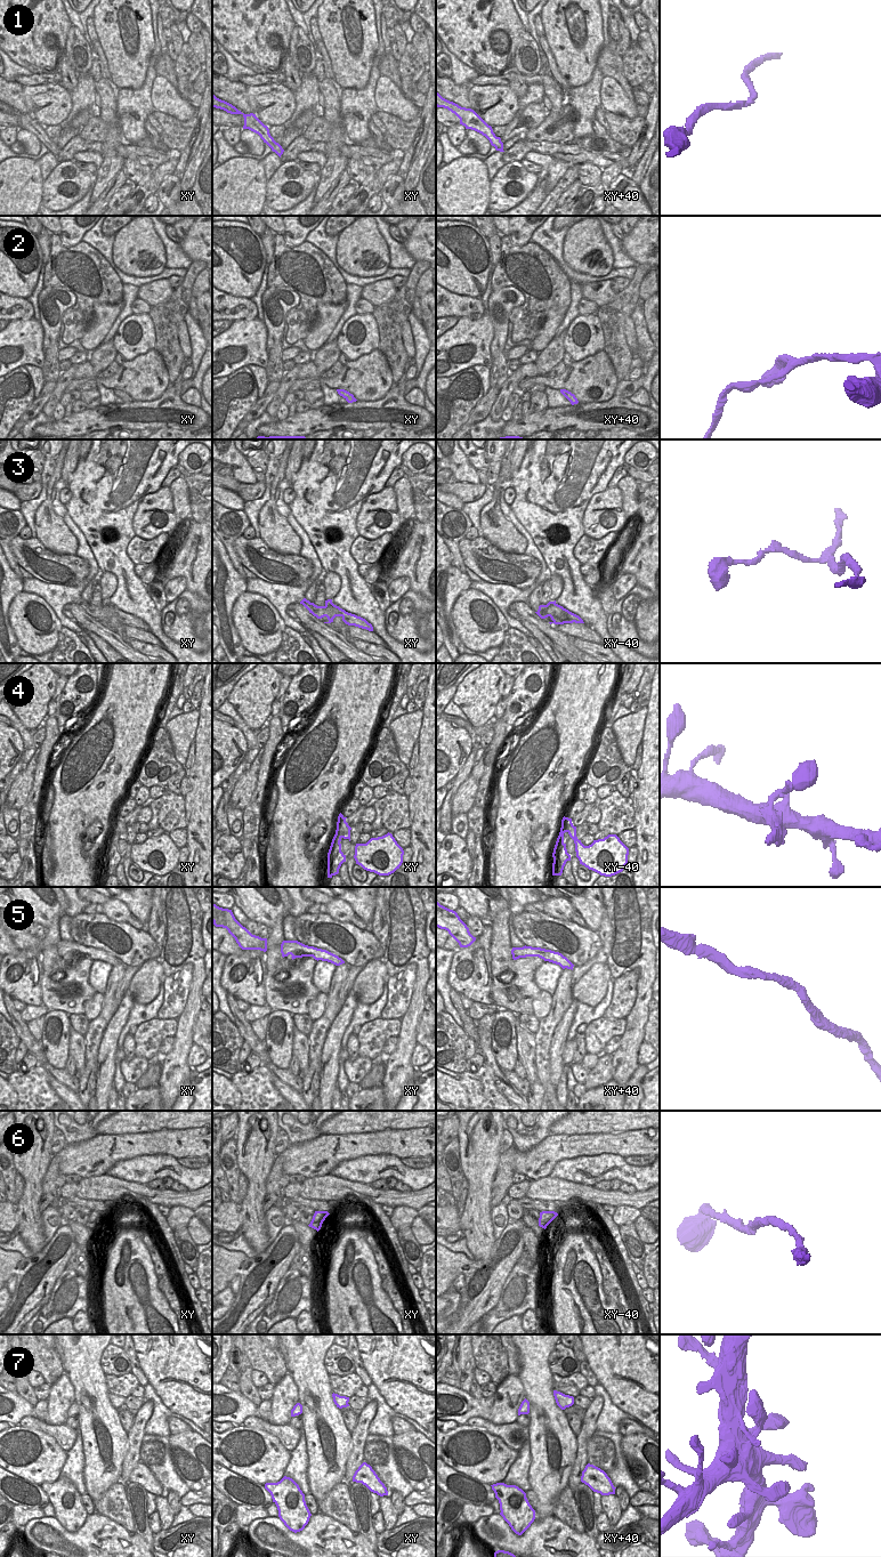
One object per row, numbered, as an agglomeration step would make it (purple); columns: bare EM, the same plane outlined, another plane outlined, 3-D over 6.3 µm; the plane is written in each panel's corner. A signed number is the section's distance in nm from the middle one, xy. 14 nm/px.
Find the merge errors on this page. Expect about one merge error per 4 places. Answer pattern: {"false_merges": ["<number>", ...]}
{"false_merges": []}

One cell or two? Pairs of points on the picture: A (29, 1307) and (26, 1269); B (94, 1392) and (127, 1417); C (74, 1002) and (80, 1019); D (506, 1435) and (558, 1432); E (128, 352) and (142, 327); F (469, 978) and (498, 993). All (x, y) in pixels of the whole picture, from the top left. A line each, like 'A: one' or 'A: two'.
A: one
B: two
C: two
D: two
E: one
F: two

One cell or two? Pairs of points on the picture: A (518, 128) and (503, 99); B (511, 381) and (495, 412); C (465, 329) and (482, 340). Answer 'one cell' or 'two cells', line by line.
A: two cells
B: one cell
C: one cell

